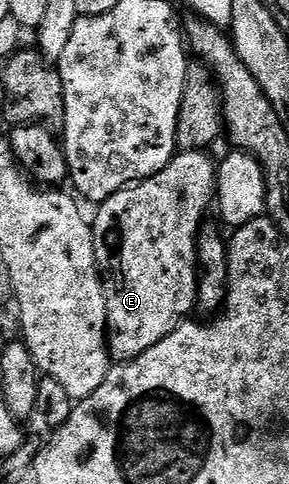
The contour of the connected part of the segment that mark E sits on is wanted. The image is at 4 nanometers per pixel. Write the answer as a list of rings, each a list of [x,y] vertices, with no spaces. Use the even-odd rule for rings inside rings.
[[[178,151],[164,169],[160,169],[152,177],[125,187],[124,190],[116,192],[112,197],[108,197],[103,203],[97,204],[98,216],[92,219],[94,233],[94,248],[96,249],[96,261],[98,262],[98,273],[102,277],[102,287],[106,291],[106,330],[108,332],[108,346],[110,357],[115,364],[130,363],[136,357],[140,357],[152,345],[164,341],[168,333],[175,331],[187,318],[189,311],[193,312],[196,307],[196,285],[198,284],[198,254],[196,245],[198,244],[198,231],[201,229],[204,220],[207,218],[206,210],[211,210],[216,199],[216,184],[218,181],[218,168],[215,160],[209,159],[206,151]]]

